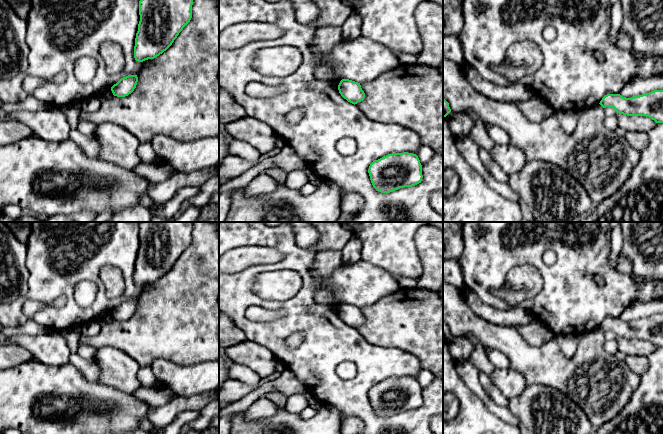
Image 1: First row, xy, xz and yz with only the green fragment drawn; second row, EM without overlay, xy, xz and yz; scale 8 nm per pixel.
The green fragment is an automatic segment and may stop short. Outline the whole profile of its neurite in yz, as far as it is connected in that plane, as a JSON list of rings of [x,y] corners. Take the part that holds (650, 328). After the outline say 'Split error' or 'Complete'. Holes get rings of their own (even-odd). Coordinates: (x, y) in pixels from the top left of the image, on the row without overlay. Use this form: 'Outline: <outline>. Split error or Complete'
Outline: [[[654,314],[631,322],[607,318],[599,328],[603,332],[613,331],[619,338],[646,340],[656,347],[663,347],[663,314]]]. Complete

